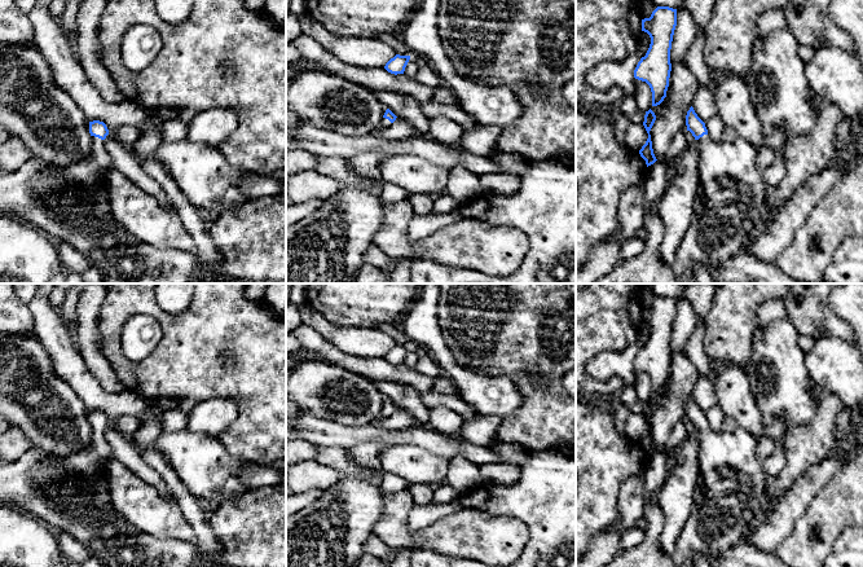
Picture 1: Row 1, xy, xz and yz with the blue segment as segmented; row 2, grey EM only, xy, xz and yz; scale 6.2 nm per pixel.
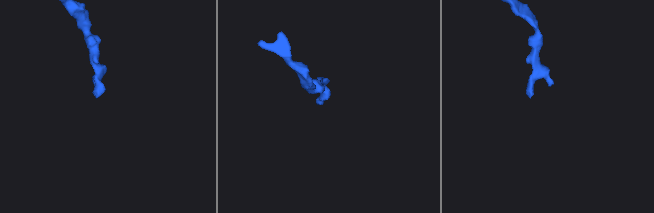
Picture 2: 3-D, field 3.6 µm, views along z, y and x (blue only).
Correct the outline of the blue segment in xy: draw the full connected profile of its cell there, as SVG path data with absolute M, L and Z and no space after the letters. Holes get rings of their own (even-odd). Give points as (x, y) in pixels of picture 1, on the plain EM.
M89 412L92 439L89 444L66 457L31 448L12 462L0 461L0 504L26 511L48 524L54 532L66 532L80 540L104 567L199 567L202 553L193 541L153 537L135 528L111 506L102 476L104 465L114 457L105 438L109 419L104 412Z

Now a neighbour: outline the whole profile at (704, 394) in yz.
M699 377L699 381L692 391L692 397L704 413L718 405L714 381Z

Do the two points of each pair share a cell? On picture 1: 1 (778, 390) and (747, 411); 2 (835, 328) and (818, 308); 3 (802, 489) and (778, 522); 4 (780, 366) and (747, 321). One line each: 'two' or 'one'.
1: two
2: one
3: one
4: two

